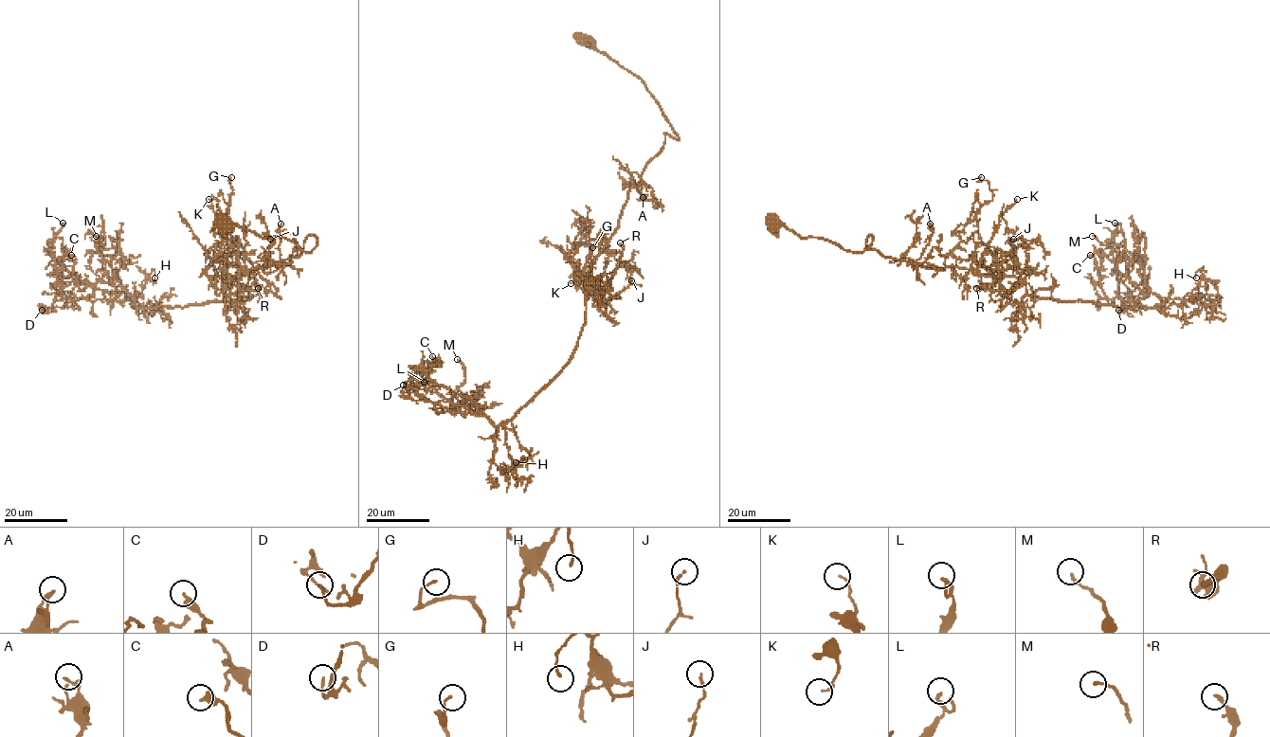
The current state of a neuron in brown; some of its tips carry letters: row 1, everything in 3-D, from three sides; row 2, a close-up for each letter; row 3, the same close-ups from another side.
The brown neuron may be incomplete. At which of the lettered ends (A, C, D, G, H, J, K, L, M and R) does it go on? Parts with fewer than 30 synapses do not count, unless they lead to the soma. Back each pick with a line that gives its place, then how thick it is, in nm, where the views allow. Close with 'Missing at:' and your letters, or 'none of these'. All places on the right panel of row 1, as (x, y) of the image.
Missing at: none of these

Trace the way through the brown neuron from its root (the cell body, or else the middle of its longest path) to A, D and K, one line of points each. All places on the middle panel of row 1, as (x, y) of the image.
A: (583, 39), (642, 80), (679, 136), (677, 139), (665, 133), (664, 147), (642, 174), (643, 197)
D: (583, 39), (642, 80), (679, 138), (665, 133), (585, 270), (571, 359), (498, 426), (403, 385)
K: (583, 39), (642, 80), (679, 138), (665, 133), (615, 233), (585, 270), (591, 293), (578, 269), (571, 283)

